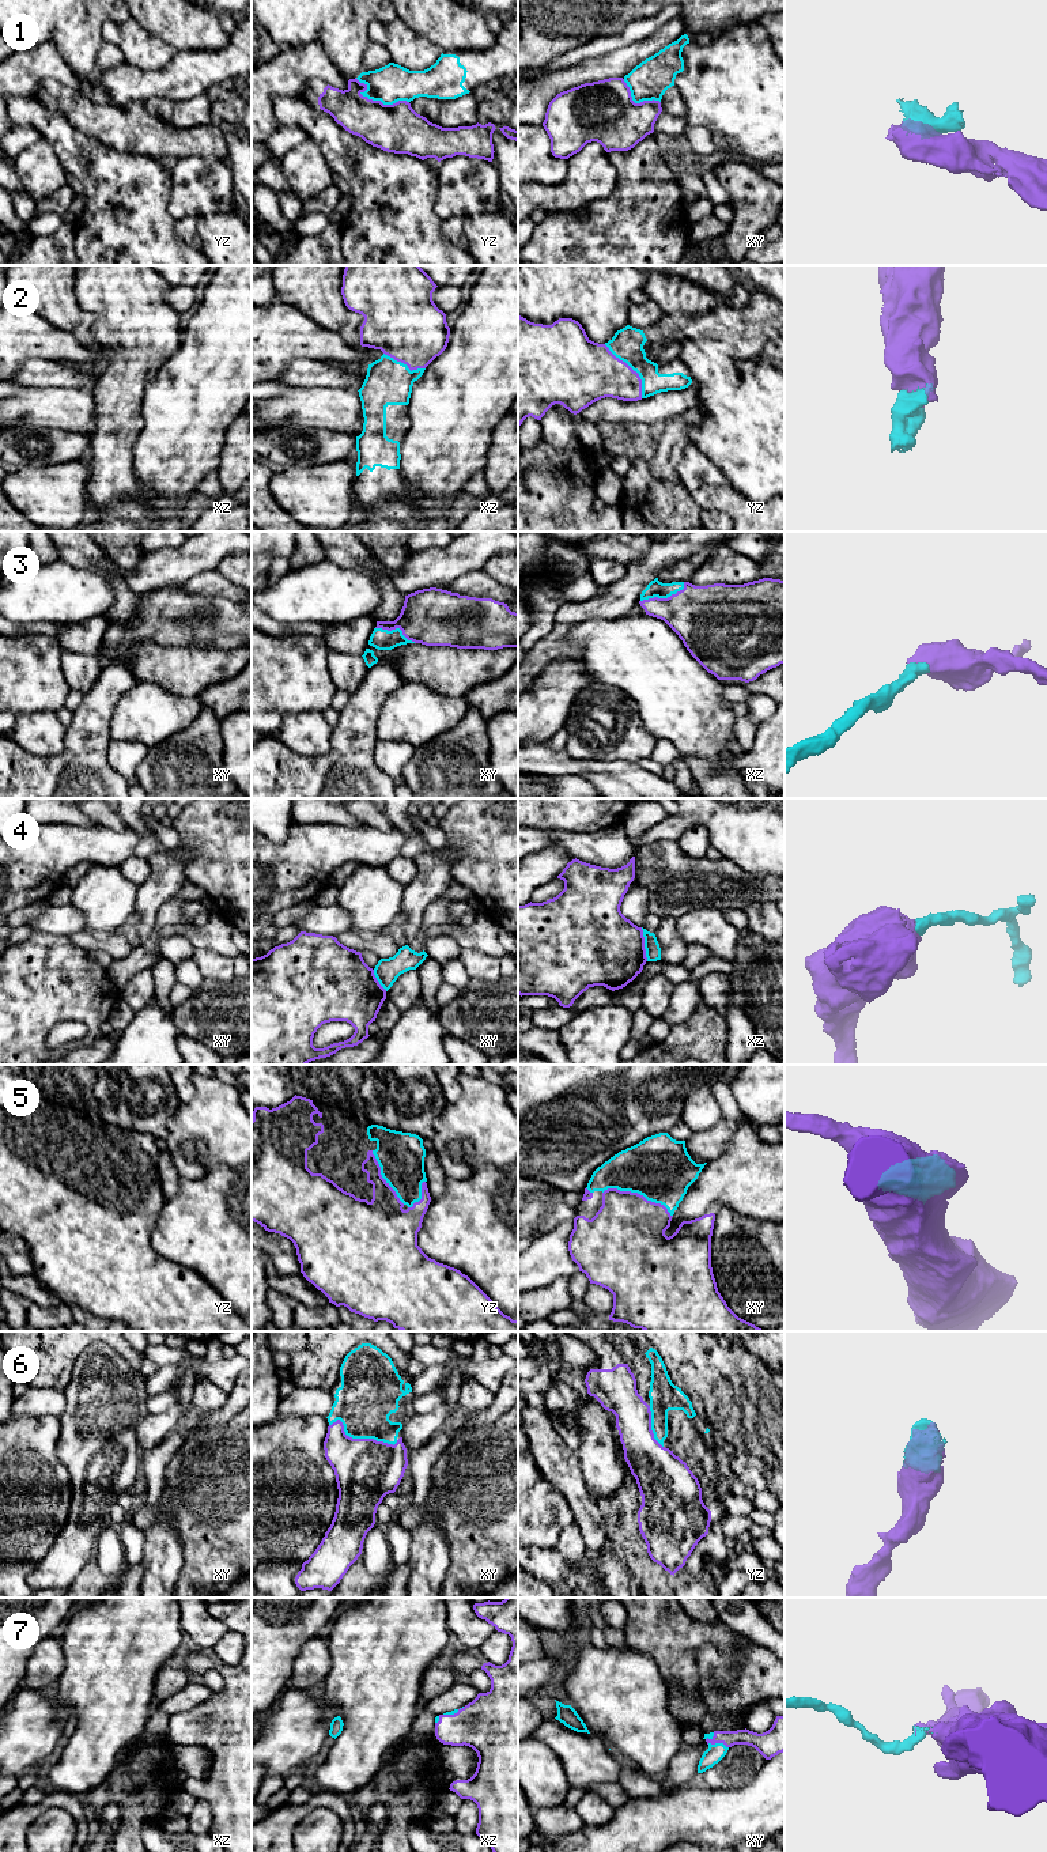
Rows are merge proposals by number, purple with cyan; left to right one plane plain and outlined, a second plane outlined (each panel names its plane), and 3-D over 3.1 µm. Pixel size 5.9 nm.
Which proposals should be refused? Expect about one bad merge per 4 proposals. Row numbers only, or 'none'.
1, 4

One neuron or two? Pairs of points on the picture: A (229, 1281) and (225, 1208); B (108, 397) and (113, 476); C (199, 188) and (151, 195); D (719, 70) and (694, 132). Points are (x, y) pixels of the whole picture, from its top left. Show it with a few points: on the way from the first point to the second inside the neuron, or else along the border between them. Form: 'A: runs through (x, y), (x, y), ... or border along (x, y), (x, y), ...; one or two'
A: runs through (229, 1263), (229, 1225); one
B: runs through (108, 416), (105, 434), (112, 457); one
C: border along (169, 169), (170, 199), (167, 211), (176, 219); two
D: border along (688, 124), (706, 127), (714, 135); two

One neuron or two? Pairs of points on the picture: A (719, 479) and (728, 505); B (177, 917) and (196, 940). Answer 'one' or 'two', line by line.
A: two
B: two

